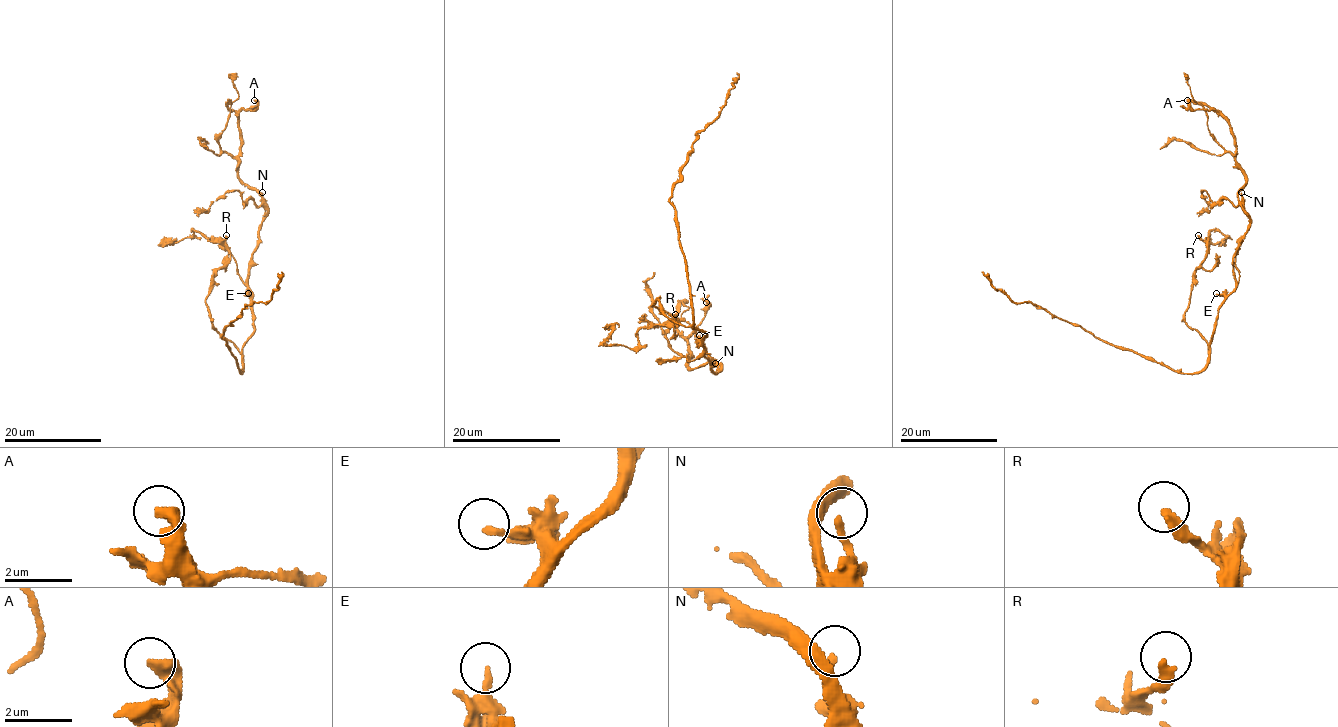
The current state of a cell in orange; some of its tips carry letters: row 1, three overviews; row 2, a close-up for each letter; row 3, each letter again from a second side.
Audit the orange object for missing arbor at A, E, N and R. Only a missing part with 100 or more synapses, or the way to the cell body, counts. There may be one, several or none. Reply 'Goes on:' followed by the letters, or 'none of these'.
Goes on: none of these

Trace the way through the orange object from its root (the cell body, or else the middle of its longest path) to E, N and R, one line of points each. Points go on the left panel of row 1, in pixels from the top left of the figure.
E: (254, 329), (248, 293)
N: (254, 329), (248, 275), (265, 214), (262, 192)
R: (254, 329), (239, 351), (213, 325), (205, 303), (210, 278), (230, 259), (230, 249), (224, 242), (226, 235)

